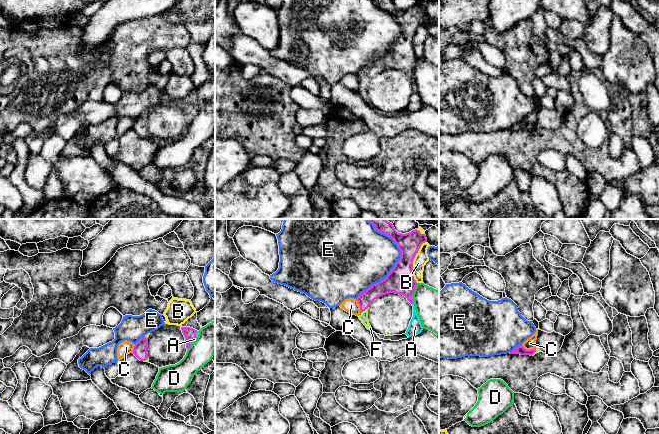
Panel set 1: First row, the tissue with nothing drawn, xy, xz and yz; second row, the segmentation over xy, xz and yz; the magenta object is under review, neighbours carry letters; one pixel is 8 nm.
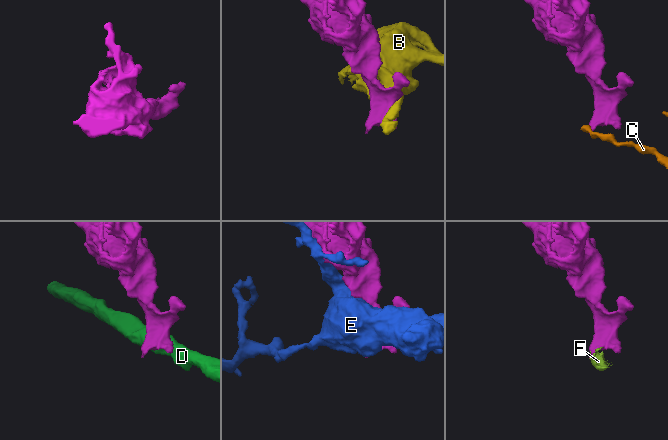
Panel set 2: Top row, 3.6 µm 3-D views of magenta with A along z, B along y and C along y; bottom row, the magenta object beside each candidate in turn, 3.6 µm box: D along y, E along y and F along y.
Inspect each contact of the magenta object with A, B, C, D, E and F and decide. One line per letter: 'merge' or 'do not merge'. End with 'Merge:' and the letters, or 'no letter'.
A: merge
B: do not merge
C: do not merge
D: do not merge
E: do not merge
F: merge
Merge: A, F

